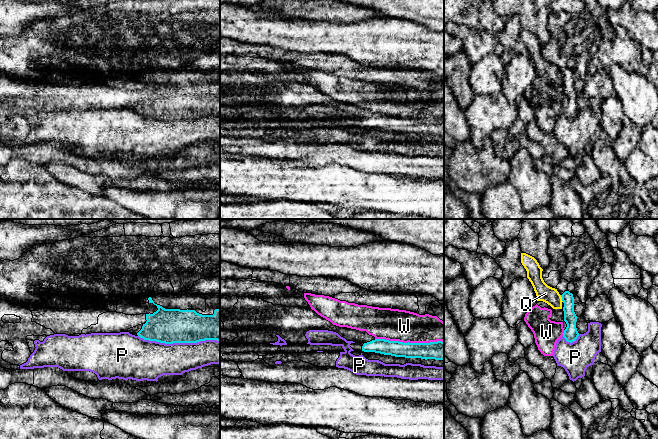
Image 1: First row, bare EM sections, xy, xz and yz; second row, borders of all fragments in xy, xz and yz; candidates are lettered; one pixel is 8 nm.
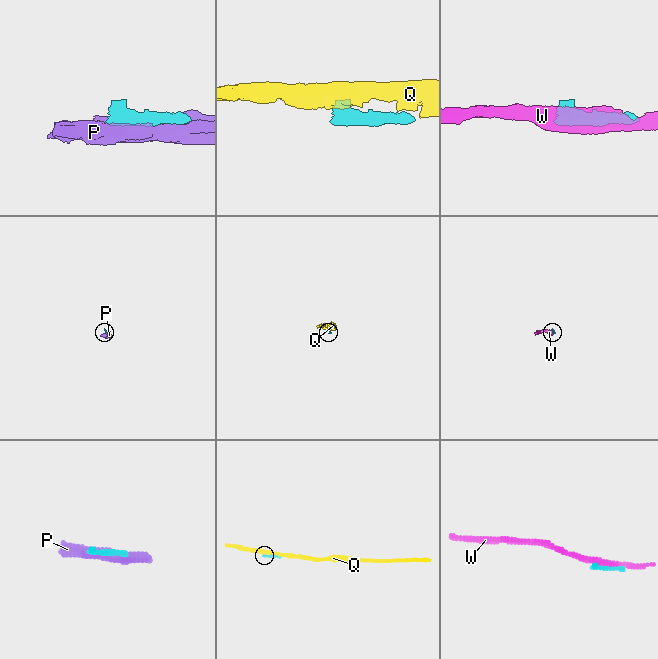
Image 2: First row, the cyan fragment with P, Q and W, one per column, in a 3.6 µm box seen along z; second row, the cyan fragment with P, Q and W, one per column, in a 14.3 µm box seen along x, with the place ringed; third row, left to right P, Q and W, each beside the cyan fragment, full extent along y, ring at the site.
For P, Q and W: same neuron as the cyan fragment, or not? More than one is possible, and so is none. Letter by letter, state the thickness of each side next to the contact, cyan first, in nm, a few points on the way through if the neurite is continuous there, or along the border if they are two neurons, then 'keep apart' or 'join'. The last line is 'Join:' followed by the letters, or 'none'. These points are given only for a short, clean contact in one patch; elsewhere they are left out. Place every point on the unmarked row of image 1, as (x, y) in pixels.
P: 280/300 nm | keep apart
Q: 100/140 nm | along yz (560, 71), (563, 77) | keep apart
W: 150/260 nm | keep apart
Join: none

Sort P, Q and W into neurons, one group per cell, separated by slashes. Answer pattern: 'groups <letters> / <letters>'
groups P / Q / W

